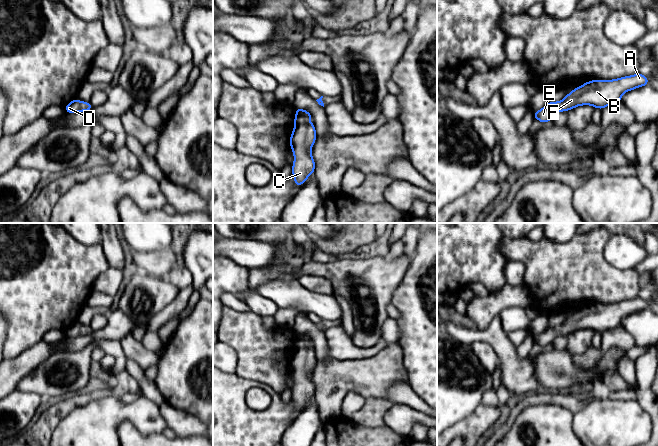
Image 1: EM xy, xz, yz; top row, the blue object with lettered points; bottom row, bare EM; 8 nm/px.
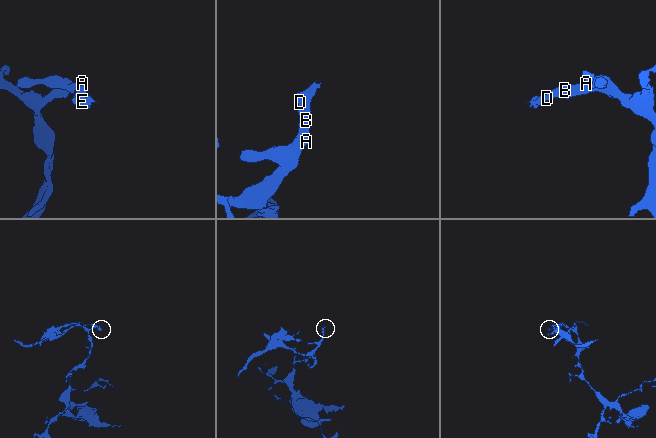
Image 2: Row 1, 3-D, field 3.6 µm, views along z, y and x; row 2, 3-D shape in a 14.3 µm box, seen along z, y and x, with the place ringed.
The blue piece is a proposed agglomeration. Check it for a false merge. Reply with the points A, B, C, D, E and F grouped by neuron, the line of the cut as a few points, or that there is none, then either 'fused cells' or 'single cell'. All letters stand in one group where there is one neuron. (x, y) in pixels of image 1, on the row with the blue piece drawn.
A B C D E F; no cut; single cell

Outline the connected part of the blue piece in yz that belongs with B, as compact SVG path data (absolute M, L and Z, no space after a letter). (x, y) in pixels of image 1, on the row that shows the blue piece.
M640 72L612 80L591 80L573 89L562 101L548 102L545 107L534 112L534 119L547 123L558 112L566 112L582 105L591 105L602 110L621 102L625 92L646 85L649 85L648 77Z

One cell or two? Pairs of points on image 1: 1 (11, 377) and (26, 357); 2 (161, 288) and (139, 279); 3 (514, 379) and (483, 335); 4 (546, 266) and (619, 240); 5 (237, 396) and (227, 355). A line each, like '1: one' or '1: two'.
1: one
2: one
3: one
4: two
5: two

